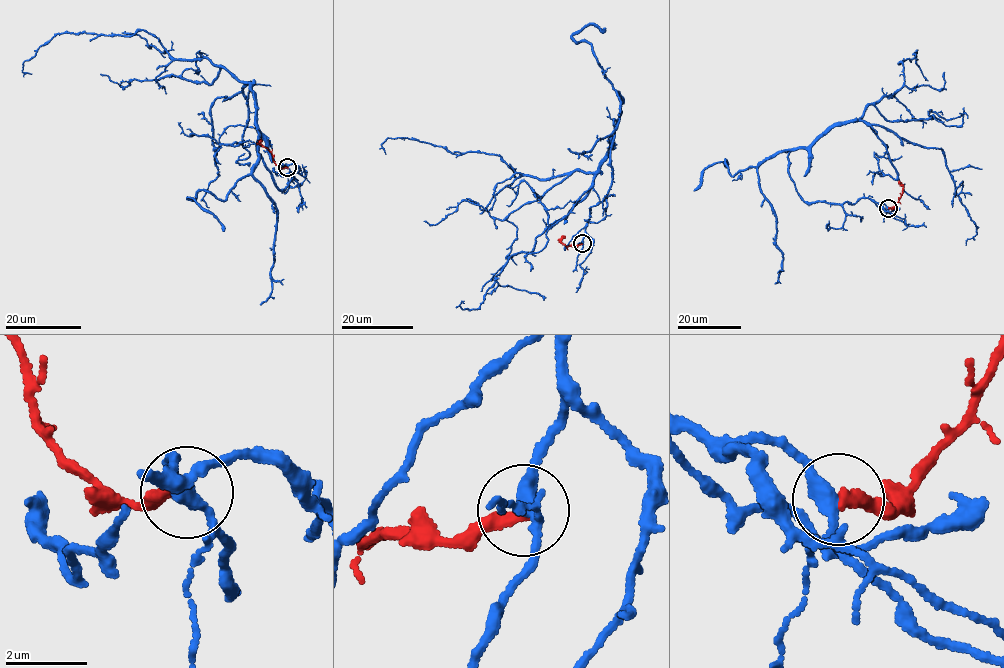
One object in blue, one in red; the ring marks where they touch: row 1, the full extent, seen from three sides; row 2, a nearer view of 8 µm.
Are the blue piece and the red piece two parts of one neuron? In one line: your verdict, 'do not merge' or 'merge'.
do not merge

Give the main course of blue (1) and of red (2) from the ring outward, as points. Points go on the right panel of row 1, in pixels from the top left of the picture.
1: (888, 208), (862, 197), (804, 202), (788, 154), (890, 97), (903, 85), (898, 64), (917, 50), (928, 81)
2: (888, 208), (893, 208), (902, 194), (899, 180)

